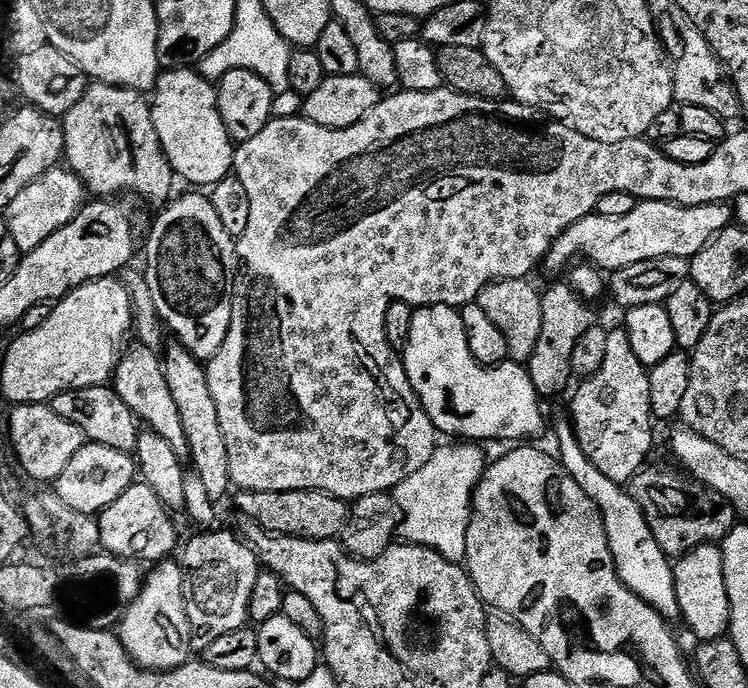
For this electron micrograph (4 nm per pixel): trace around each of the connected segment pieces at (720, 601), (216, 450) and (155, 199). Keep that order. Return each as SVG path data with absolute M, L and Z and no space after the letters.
M703 544L694 550L679 557L673 567L674 586L677 588L678 606L683 623L688 623L688 628L697 637L697 641L718 640L727 637L732 623L730 598L726 590L726 574L724 573L724 554L715 544Z
M172 342L163 349L162 359L164 362L164 373L166 382L170 385L170 395L174 398L174 403L178 405L178 415L182 418L182 430L186 430L186 442L188 443L188 454L194 471L198 478L202 478L202 483L206 486L206 491L210 493L210 498L217 502L227 494L228 488L233 487L230 478L230 453L226 451L226 438L222 434L222 422L218 422L218 406L214 402L214 394L210 394L210 382L208 381L208 369L190 350L186 350L178 342Z
M93 83L86 90L86 94L82 94L78 106L74 106L74 110L63 116L62 123L64 125L63 159L70 171L84 183L85 189L93 197L116 198L119 197L119 192L133 192L148 204L164 206L169 203L173 195L174 173L162 150L162 142L158 142L158 130L154 130L152 105L141 93L134 91L133 88Z

